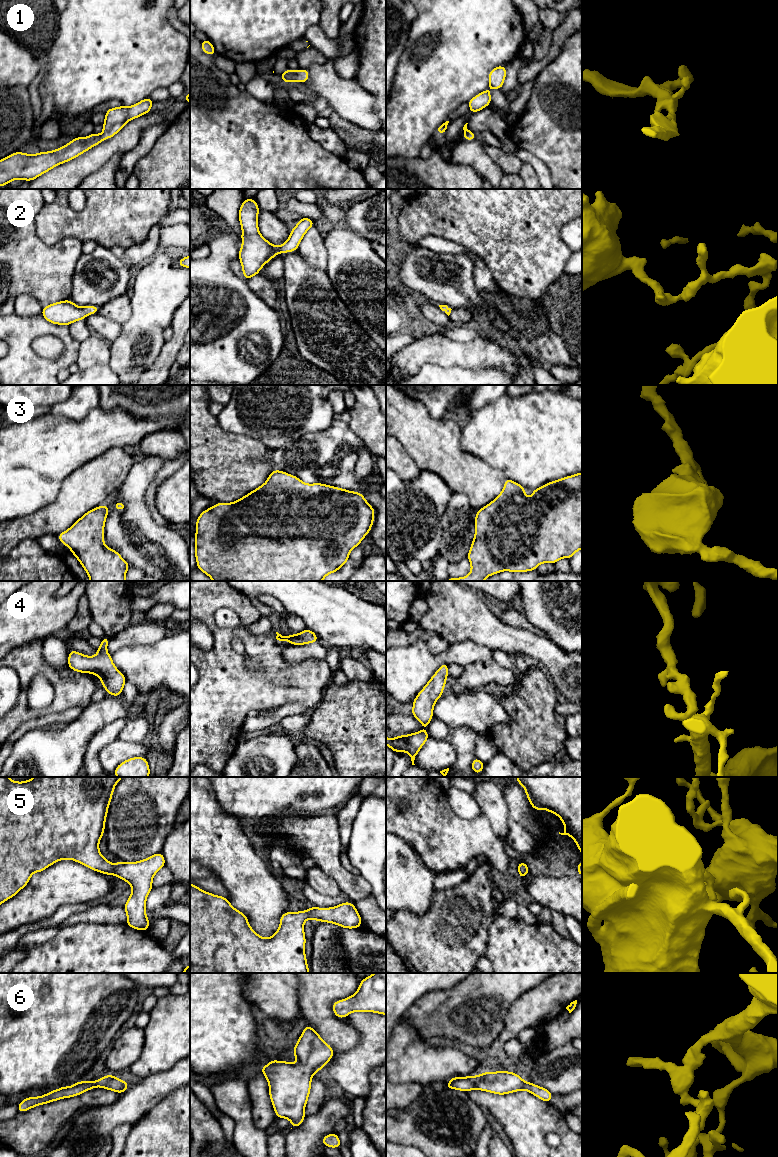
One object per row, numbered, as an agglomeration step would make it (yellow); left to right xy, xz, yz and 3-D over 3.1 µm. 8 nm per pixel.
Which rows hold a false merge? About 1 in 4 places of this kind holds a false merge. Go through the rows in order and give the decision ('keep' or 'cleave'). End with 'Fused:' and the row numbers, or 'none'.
1: keep
2: keep
3: keep
4: keep
5: keep
6: keep
Fused: none

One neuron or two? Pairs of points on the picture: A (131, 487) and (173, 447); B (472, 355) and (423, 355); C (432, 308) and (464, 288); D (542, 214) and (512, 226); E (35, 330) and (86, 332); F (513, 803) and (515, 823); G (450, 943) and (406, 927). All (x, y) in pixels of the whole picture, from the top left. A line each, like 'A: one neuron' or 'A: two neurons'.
A: two neurons
B: one neuron
C: two neurons
D: one neuron
E: two neurons
F: one neuron
G: one neuron

